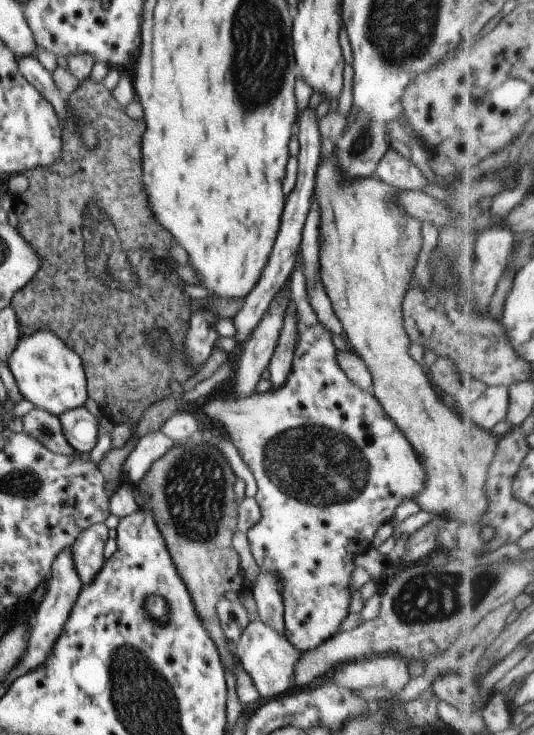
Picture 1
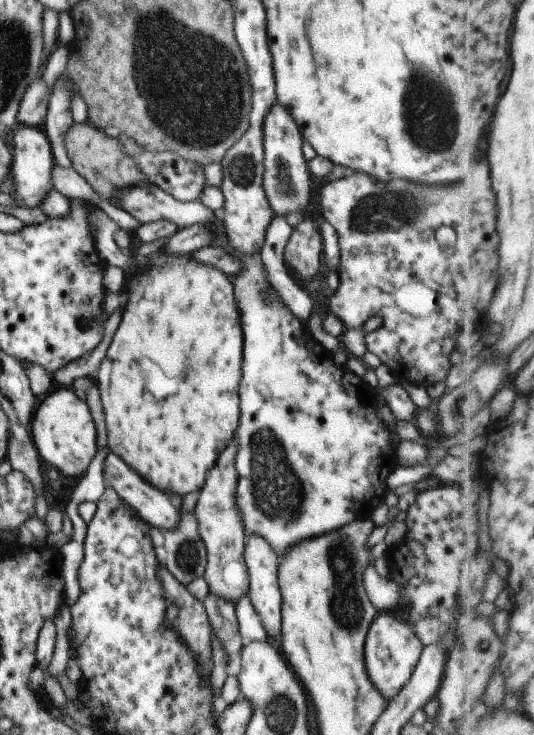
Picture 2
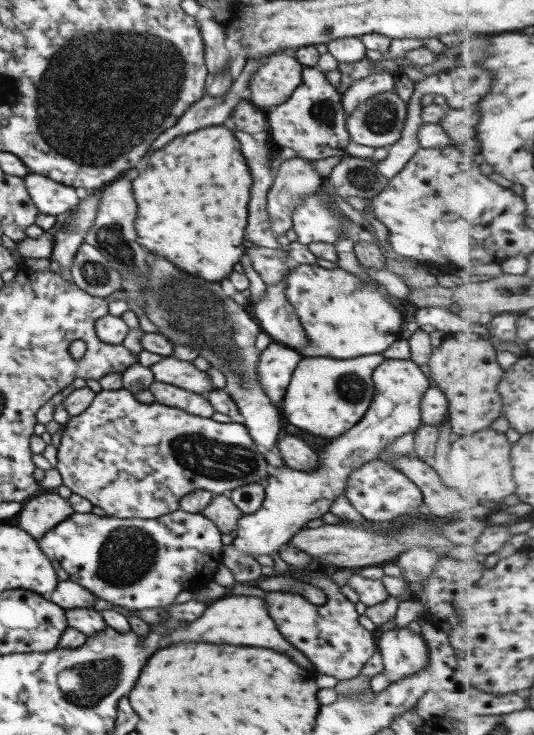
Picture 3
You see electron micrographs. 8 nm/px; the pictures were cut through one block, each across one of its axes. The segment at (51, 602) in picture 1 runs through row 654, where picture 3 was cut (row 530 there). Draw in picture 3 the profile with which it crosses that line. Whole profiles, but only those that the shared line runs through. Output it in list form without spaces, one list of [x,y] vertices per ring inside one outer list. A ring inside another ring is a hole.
[[[43,491],[23,504],[23,509],[18,513],[18,524],[16,526],[26,530],[30,536],[42,538],[48,530],[52,530],[59,522],[64,522],[64,519],[67,519],[72,513],[74,513],[74,509],[66,499],[59,494],[49,494]]]

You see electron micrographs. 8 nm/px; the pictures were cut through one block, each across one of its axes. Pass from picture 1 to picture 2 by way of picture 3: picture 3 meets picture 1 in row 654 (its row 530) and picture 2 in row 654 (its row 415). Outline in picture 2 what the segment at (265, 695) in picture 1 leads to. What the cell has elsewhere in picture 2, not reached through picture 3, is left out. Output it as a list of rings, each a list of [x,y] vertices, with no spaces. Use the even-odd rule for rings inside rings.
[[[395,610],[379,611],[370,625],[368,638],[366,638],[366,668],[368,678],[374,688],[390,702],[400,694],[399,690],[411,679],[412,673],[418,664],[418,659],[423,651],[423,644],[414,632],[413,624],[402,620]]]

